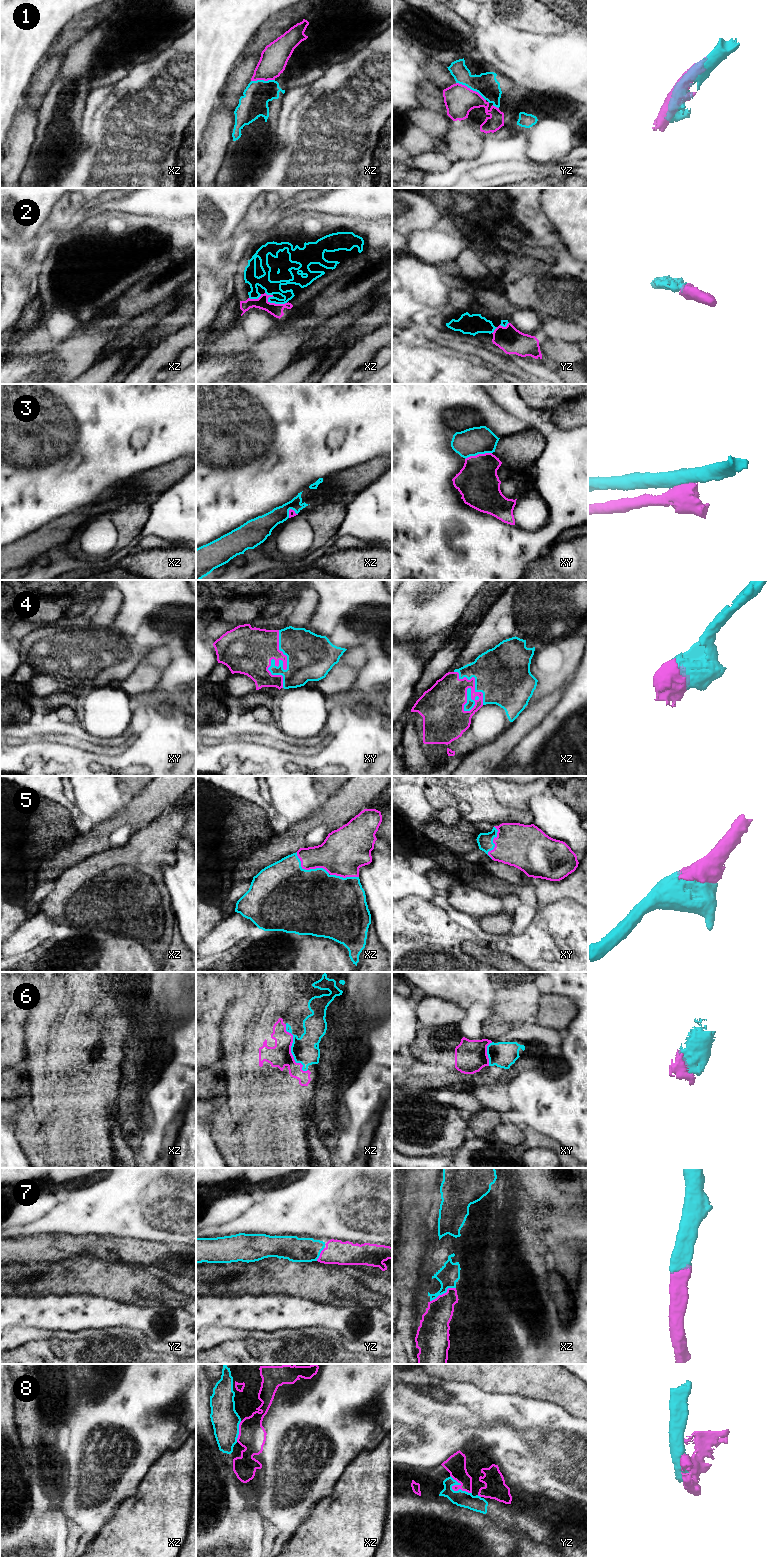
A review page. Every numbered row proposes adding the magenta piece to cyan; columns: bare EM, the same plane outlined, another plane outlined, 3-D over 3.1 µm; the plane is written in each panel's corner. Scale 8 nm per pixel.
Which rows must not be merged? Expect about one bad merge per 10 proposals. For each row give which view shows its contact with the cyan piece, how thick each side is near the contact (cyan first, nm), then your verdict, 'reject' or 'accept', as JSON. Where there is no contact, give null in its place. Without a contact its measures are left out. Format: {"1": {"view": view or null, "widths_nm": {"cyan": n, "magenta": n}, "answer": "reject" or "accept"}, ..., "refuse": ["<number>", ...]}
{"1": {"view": "yz", "widths_nm": {"cyan": 190, "magenta": 240}, "answer": "reject"}, "2": {"view": "xz", "widths_nm": {"cyan": 110, "magenta": 100}, "answer": "accept"}, "3": {"view": "xy", "widths_nm": {"cyan": 220, "magenta": 340}, "answer": "reject"}, "4": {"view": "xy", "widths_nm": {"cyan": 380, "magenta": 360}, "answer": "accept"}, "5": {"view": "xz", "widths_nm": {"cyan": 460, "magenta": 360}, "answer": "accept"}, "6": {"view": "xz", "widths_nm": {"cyan": 200, "magenta": 180}, "answer": "accept"}, "7": {"view": "xz", "widths_nm": {"cyan": 170, "magenta": 220}, "answer": "accept"}, "8": {"view": "yz", "widths_nm": {"cyan": 130, "magenta": 160}, "answer": "accept"}, "refuse": ["1", "3"]}

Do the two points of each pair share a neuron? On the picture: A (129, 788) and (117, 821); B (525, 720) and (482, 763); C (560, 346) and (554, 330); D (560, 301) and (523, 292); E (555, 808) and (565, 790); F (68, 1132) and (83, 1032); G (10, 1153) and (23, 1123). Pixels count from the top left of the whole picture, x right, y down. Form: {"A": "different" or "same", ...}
{"A": "different", "B": "same", "C": "different", "D": "same", "E": "different", "F": "same", "G": "different"}

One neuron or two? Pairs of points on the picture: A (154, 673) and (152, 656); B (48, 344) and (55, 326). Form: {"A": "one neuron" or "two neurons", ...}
{"A": "two neurons", "B": "one neuron"}

